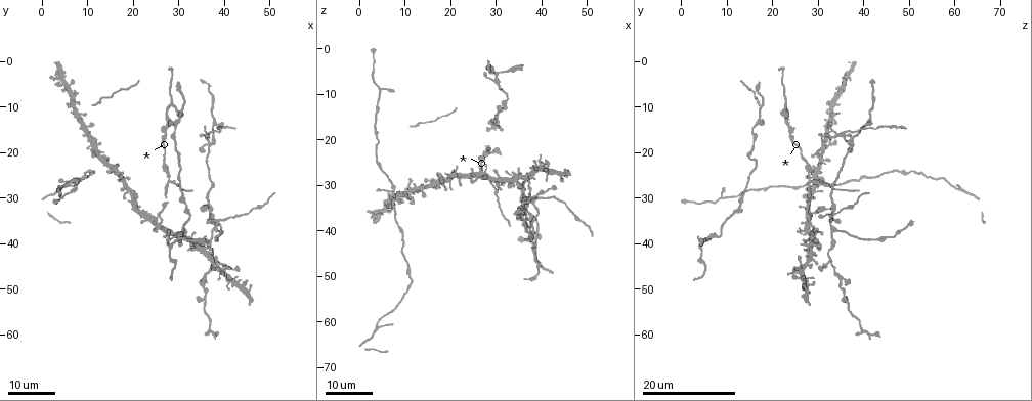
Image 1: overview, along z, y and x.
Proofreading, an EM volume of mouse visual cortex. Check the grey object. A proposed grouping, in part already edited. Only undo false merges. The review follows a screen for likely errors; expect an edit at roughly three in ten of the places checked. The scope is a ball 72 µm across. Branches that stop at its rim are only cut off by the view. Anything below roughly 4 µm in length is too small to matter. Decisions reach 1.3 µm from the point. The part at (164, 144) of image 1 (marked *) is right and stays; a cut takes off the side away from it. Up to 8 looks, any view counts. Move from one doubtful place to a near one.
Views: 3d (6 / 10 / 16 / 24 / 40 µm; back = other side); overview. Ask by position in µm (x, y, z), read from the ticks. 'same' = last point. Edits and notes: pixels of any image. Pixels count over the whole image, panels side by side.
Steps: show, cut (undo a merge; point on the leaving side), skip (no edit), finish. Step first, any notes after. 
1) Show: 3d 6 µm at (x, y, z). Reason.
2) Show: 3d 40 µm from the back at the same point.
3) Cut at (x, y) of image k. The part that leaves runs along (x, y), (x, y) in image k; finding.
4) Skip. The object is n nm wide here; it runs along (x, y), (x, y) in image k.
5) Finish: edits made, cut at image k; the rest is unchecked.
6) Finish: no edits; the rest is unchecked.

Show: 3d 24 µm at (11.5, 20.5, 29.5).

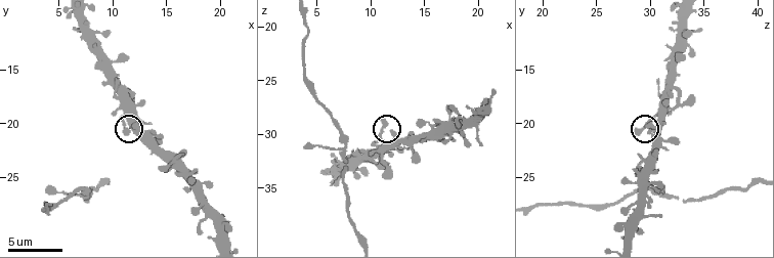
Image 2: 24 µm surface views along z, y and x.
Show: 3d 6 µm at (11.2, 20.8, 29.4). Zoom in.

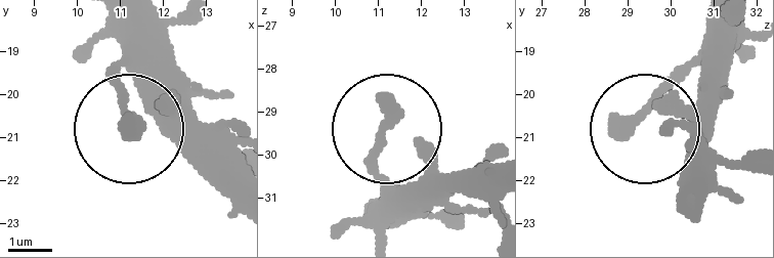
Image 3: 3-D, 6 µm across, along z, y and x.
Skip. The side arm is 25 µm long; it runs along (230, 175), (172, 117), (124, 110), (120, 25) in image 3; continuous, no second neuron.

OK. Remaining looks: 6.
Show: 3d 16 µm at (23.5, 35.5, 28.0).

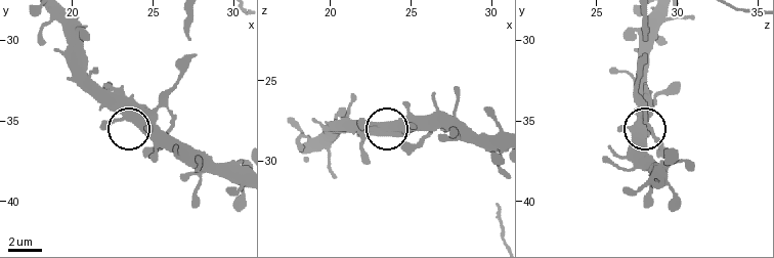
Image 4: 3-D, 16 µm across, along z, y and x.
Show: 3d 6 µm at (24.1, 35.3, 27.8). Zoom in.

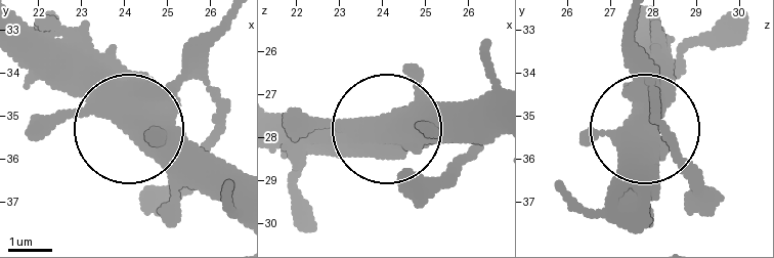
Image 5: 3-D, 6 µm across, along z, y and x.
Cut at (80, 94) of image 5. Two neurons meet here.

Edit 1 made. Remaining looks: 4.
Show: 3d 16 µm at (38.0, 35.5, 33.0). Three-way junction.

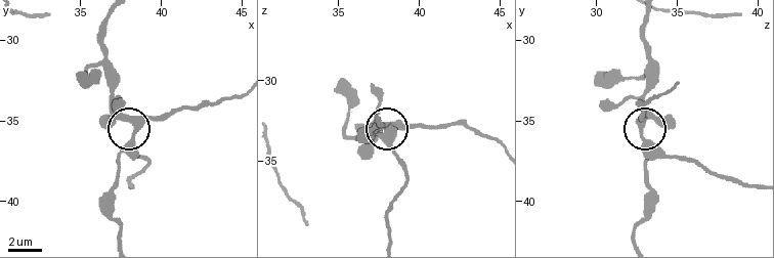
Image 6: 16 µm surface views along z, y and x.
Show: 3d 6 µm at (38.5, 35.5, 32.8). Zoom in.

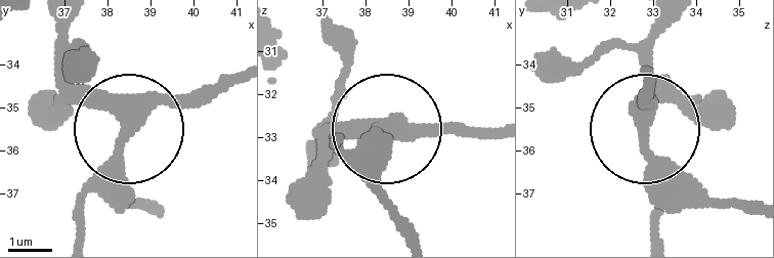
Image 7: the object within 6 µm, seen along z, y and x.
Show: 3d 6 µm from the back at (38.55, 35.55, 32.75). From behind.

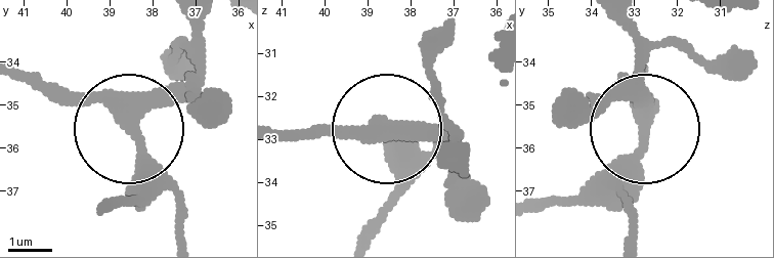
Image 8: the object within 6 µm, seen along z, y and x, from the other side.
Skip. All the same neuron.

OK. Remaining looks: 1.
Finish: edits made, cut at image 5; the rest is unchecked.

